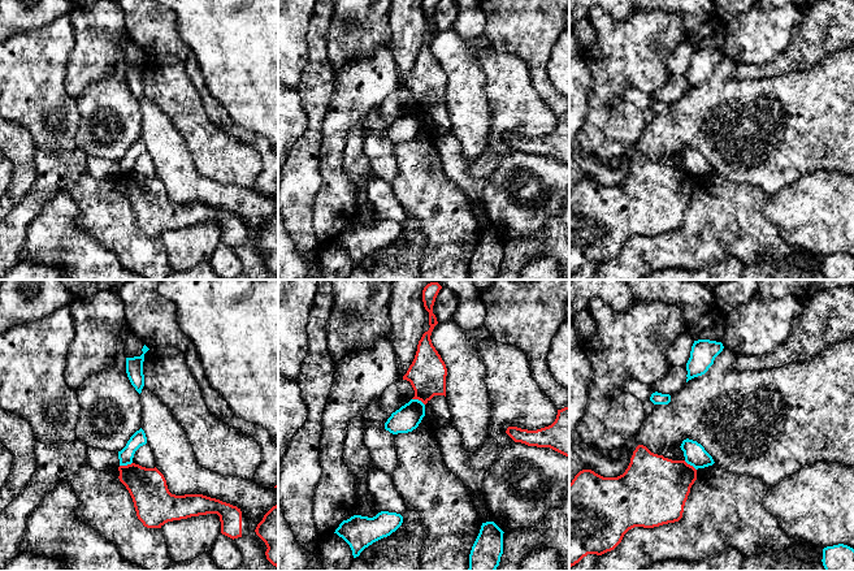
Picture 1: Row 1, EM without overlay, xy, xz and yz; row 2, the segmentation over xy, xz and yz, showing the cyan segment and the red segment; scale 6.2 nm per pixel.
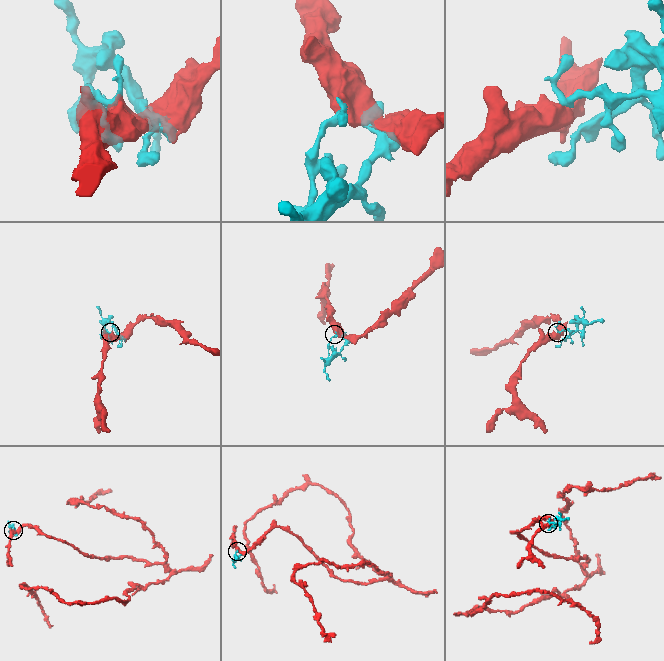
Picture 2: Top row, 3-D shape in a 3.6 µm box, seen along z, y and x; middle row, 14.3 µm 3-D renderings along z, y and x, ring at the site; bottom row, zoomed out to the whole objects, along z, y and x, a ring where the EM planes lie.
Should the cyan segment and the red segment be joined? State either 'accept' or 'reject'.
reject

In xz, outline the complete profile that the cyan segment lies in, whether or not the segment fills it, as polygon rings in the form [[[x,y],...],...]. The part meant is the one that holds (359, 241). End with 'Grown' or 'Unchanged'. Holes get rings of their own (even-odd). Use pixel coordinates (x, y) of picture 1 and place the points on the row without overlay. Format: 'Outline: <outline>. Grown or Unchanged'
Outline: [[[381,220],[373,226],[354,224],[343,229],[334,242],[350,254],[356,267],[365,256],[395,241],[402,232],[400,222],[389,220]]]. Unchanged

